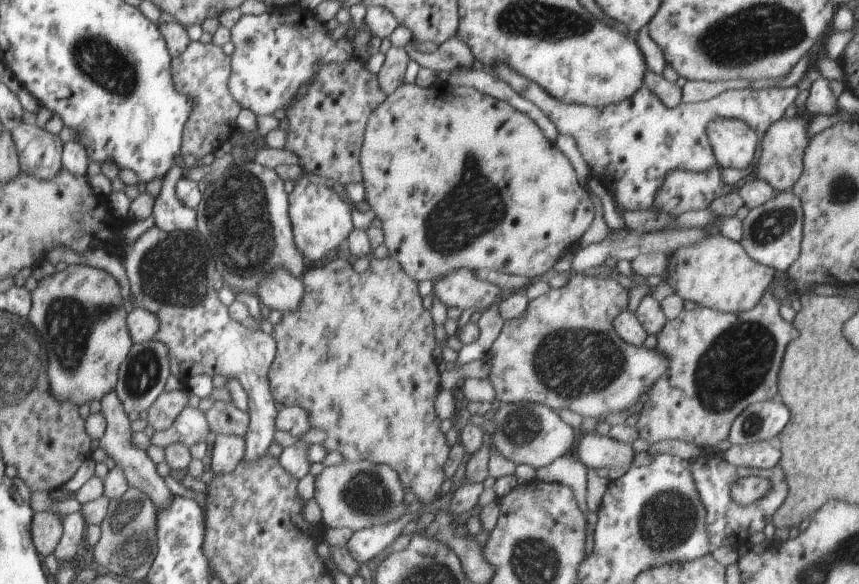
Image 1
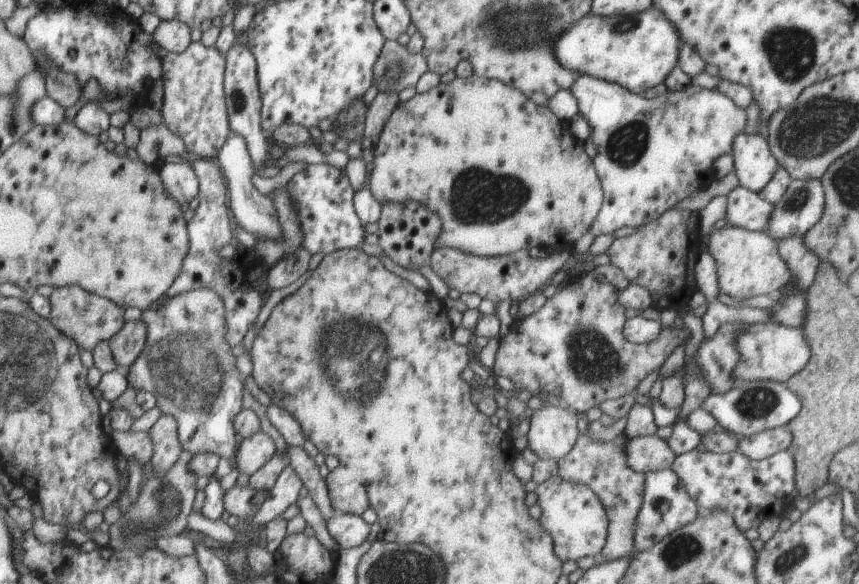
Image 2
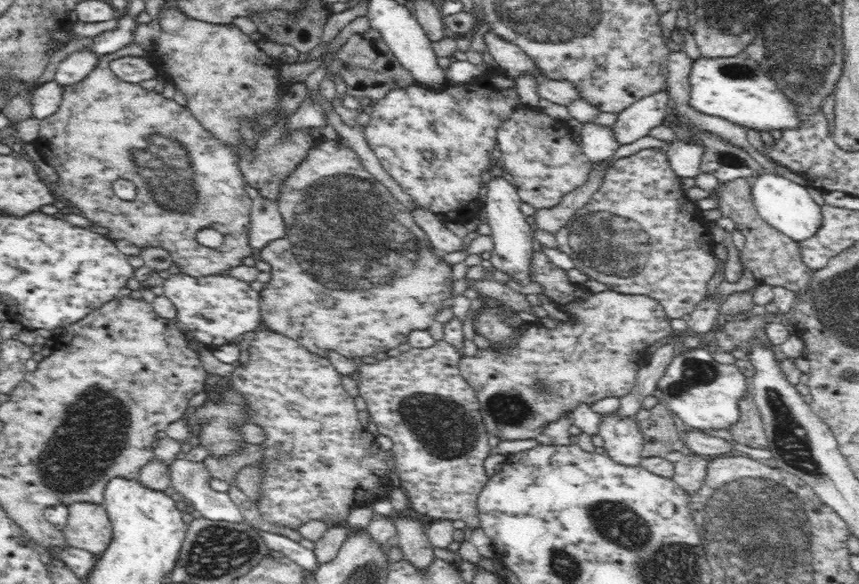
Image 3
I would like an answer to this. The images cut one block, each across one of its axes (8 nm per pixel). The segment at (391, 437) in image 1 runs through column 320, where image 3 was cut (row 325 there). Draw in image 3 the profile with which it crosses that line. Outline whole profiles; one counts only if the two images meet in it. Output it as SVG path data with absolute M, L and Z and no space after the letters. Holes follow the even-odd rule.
M337 139L326 140L326 142L317 144L308 151L307 157L282 182L282 190L280 190L280 198L278 198L277 203L286 225L285 236L273 240L263 249L256 250L255 254L257 259L264 260L271 266L271 280L264 283L262 290L259 291L261 297L259 307L262 321L264 320L271 332L297 340L312 354L327 358L326 350L333 350L351 359L372 360L374 354L380 354L380 352L392 354L396 352L396 348L400 344L406 343L408 336L413 331L428 330L436 314L442 308L450 306L453 302L452 265L442 261L441 253L430 246L428 235L415 222L413 216L411 216L411 211L392 197L388 188L376 181L374 175L362 166L358 155L349 147L347 142L346 145L347 147L338 145Z

